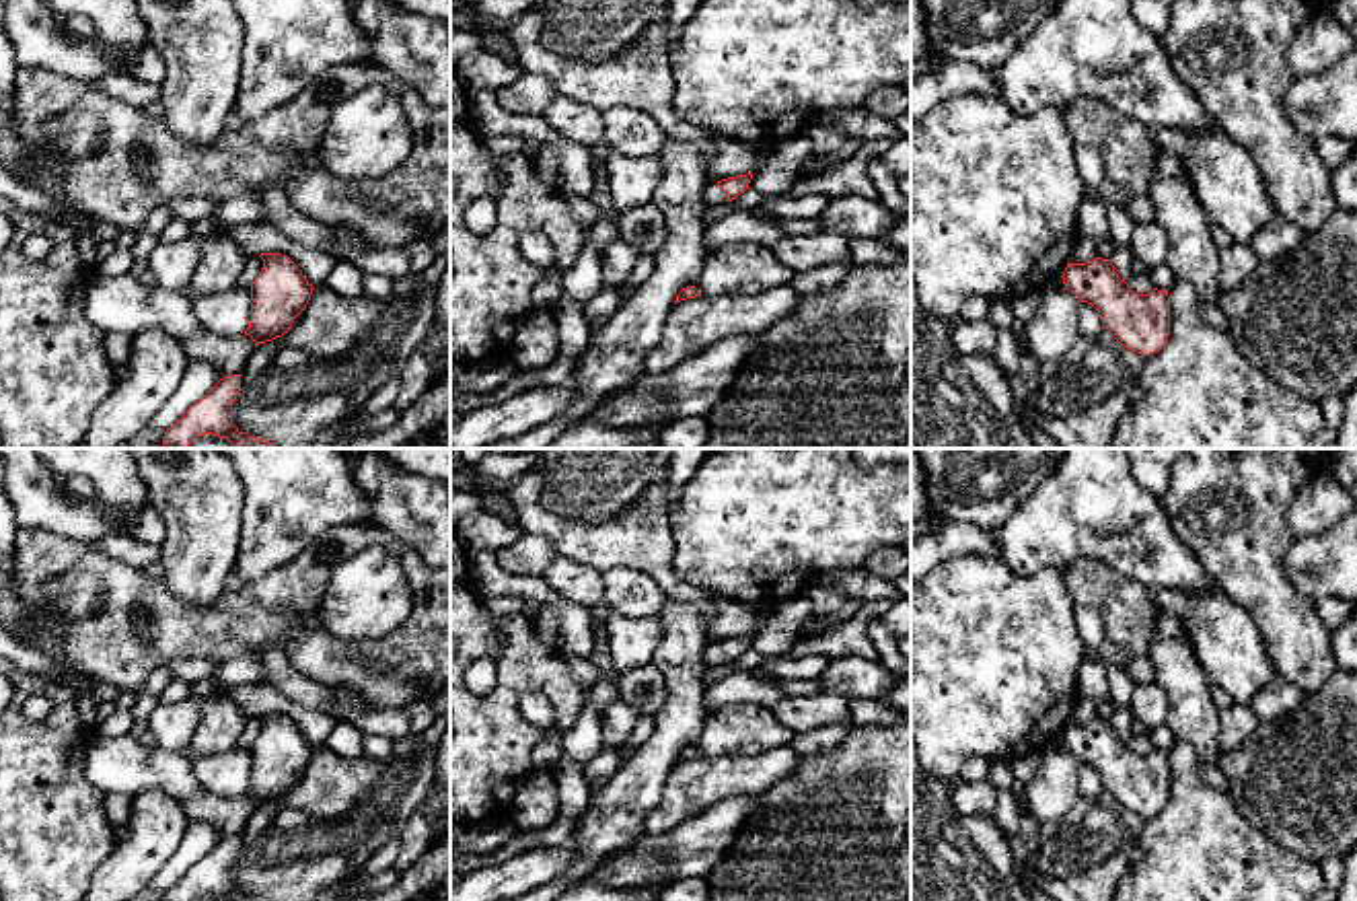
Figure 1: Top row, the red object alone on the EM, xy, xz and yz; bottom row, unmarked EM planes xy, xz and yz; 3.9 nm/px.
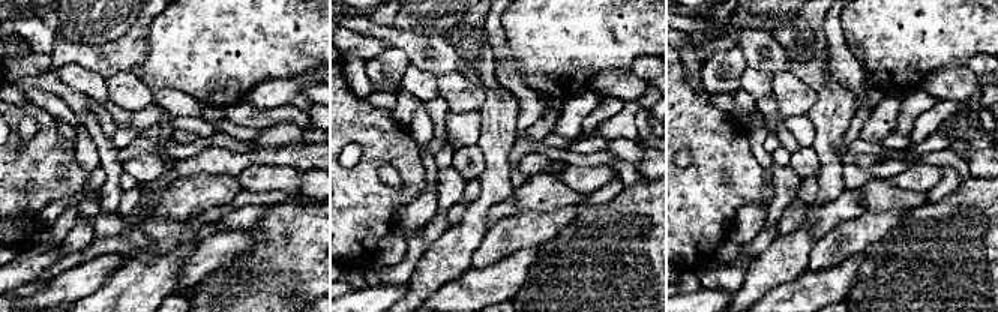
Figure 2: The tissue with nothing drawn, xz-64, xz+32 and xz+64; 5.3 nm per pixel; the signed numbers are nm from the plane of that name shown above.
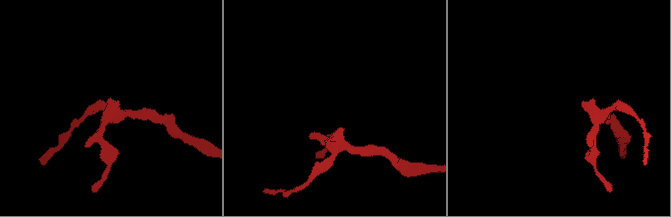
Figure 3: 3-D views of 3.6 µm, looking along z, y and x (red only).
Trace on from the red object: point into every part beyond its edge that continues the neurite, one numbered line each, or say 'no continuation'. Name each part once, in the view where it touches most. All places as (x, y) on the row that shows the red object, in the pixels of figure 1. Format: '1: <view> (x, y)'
1: xz (712, 194)

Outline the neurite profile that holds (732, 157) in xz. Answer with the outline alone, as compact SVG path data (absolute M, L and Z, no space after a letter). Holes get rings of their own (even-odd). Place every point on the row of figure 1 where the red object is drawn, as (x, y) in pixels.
M709 128L703 132L716 140L718 150L711 163L707 165L707 181L718 183L728 177L757 173L765 167L769 154L767 150L746 146L726 134L718 134Z

